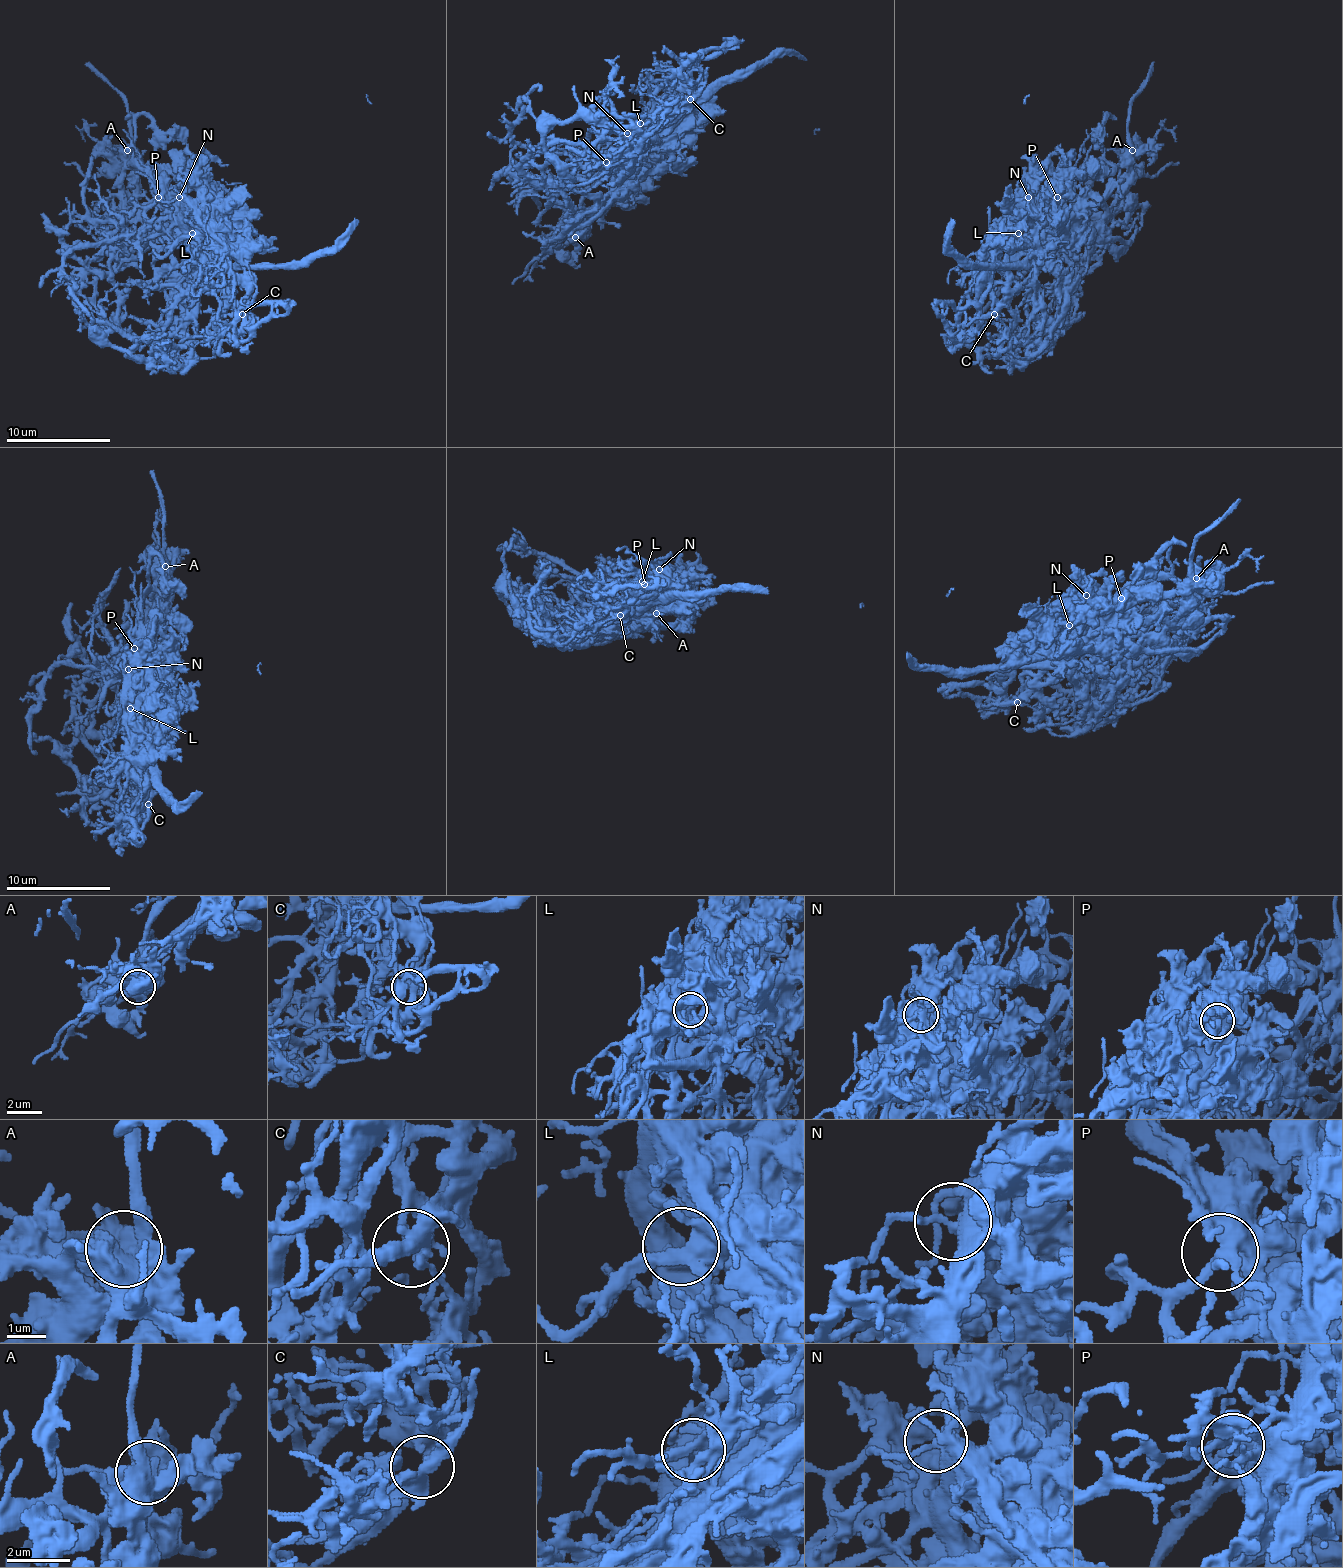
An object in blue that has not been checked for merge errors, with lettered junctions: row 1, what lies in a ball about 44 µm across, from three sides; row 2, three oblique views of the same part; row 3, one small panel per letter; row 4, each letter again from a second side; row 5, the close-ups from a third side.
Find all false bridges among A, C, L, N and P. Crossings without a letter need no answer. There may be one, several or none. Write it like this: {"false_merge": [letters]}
{"false_merge": []}

